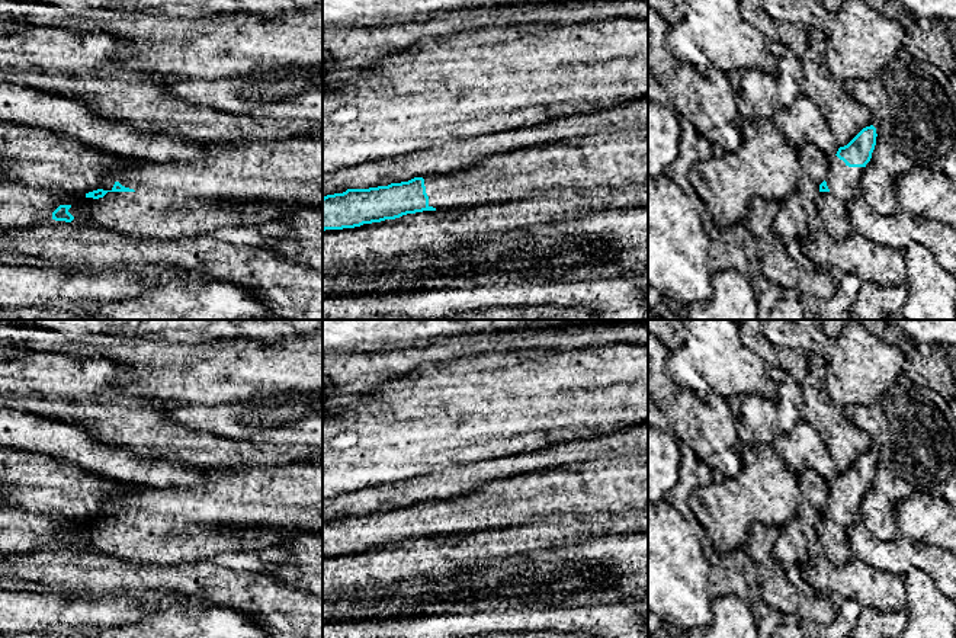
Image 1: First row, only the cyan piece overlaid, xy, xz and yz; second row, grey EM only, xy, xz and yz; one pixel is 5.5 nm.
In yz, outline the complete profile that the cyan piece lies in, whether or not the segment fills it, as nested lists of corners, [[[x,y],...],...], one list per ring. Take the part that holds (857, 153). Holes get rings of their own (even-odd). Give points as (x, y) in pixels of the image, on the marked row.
[[[863,128],[847,145],[830,157],[830,167],[819,192],[830,192],[841,201],[848,201],[859,193],[860,176],[872,158],[876,145],[876,128]]]

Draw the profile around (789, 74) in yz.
[[[771,42],[770,49],[779,62],[774,76],[779,100],[786,105],[793,103],[801,96],[801,81],[803,78],[801,58],[780,42]]]

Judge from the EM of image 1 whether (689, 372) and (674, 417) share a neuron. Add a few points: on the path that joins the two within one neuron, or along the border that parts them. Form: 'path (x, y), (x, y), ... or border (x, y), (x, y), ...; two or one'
border (669, 356), (670, 377), (695, 394); two

